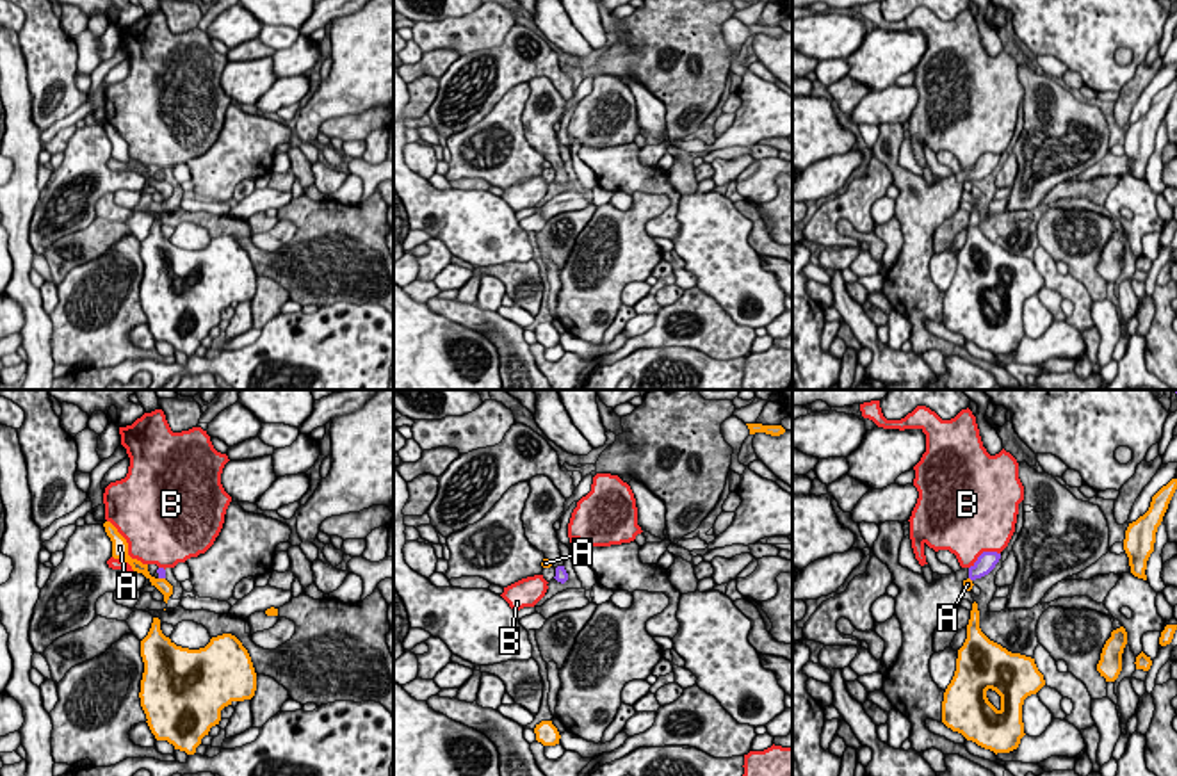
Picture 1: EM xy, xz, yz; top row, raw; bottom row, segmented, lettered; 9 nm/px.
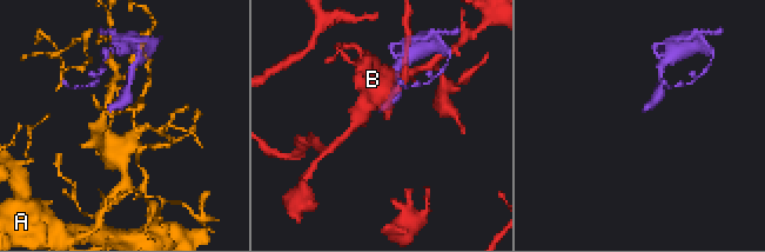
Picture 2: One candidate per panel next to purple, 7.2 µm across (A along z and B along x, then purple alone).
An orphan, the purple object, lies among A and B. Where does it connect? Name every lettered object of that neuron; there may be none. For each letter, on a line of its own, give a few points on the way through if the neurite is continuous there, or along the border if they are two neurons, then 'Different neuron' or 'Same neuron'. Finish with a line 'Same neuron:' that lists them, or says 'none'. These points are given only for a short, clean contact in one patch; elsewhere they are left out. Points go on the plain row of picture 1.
A: Boundary: xy (159, 178), (164, 180). Different neuron
B: Different neuron
Same neuron: none

